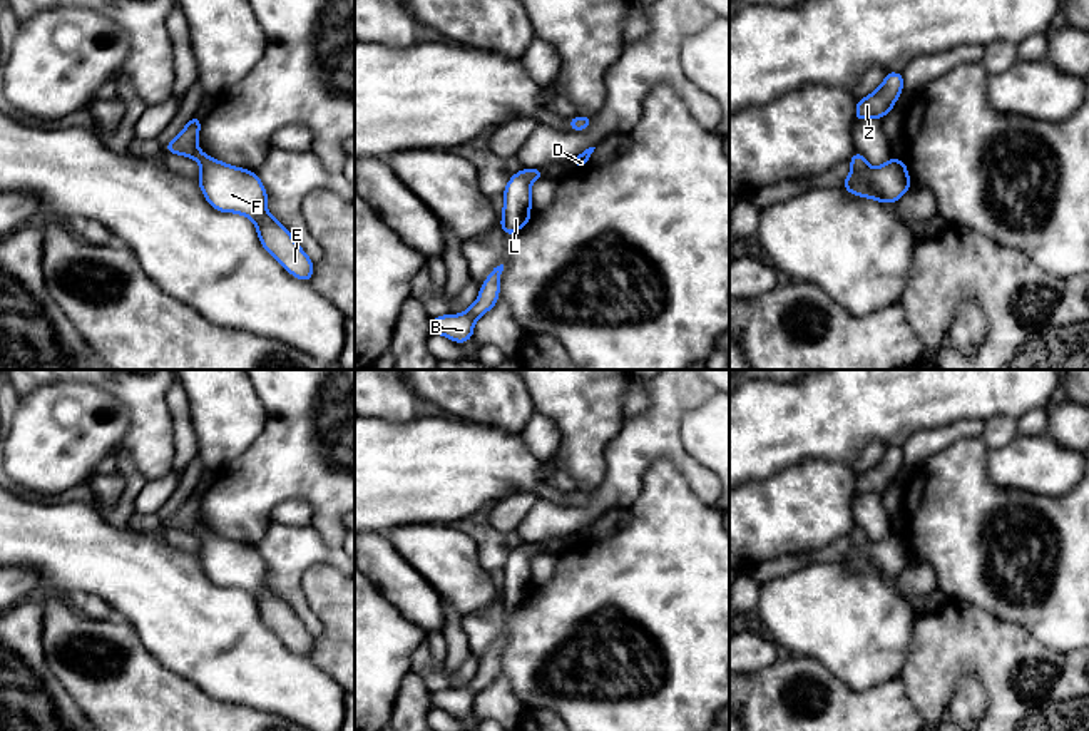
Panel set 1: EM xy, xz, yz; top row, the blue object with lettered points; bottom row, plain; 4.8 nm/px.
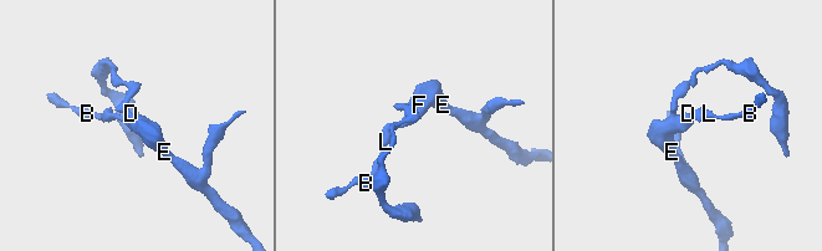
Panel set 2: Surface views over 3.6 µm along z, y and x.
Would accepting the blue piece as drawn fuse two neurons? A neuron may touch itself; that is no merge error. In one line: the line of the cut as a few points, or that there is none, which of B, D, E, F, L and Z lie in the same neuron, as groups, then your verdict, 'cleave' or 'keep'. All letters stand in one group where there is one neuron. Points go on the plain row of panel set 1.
cut none; groups B D E F L Z; keep

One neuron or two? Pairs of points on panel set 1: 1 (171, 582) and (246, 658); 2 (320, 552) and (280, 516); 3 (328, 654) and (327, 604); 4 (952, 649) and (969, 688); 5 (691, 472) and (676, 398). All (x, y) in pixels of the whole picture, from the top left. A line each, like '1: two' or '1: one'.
1: one
2: two
3: one
4: two
5: one

